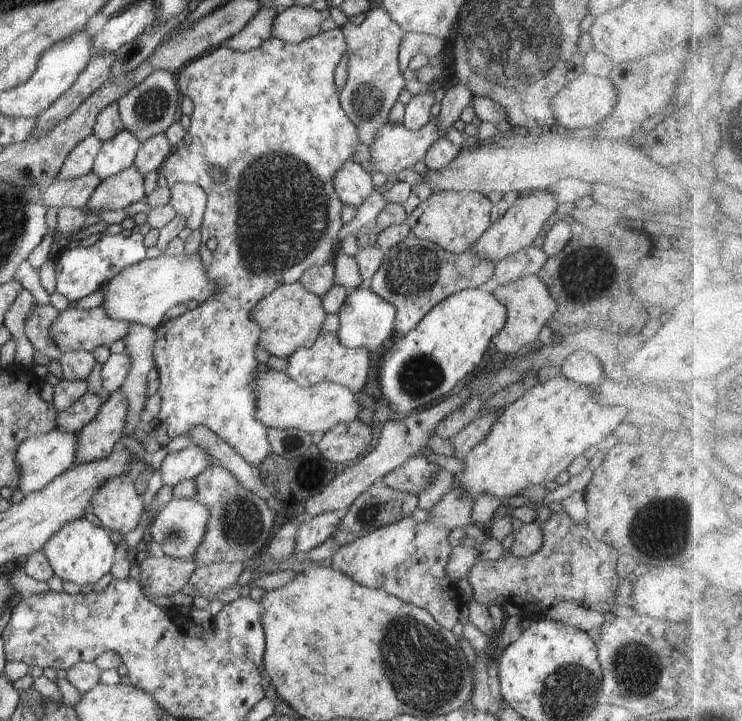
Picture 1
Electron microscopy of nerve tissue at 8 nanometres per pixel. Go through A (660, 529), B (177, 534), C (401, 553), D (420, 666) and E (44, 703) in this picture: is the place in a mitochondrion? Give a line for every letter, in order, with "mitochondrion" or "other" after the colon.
A: mitochondrion
B: mitochondrion
C: other
D: mitochondrion
E: other

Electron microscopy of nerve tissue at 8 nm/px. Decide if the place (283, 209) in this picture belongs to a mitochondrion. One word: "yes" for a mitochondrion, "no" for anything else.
yes

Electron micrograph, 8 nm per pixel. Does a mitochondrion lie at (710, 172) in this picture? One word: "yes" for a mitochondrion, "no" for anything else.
no

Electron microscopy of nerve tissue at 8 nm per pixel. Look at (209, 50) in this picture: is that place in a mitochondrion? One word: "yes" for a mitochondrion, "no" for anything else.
no

